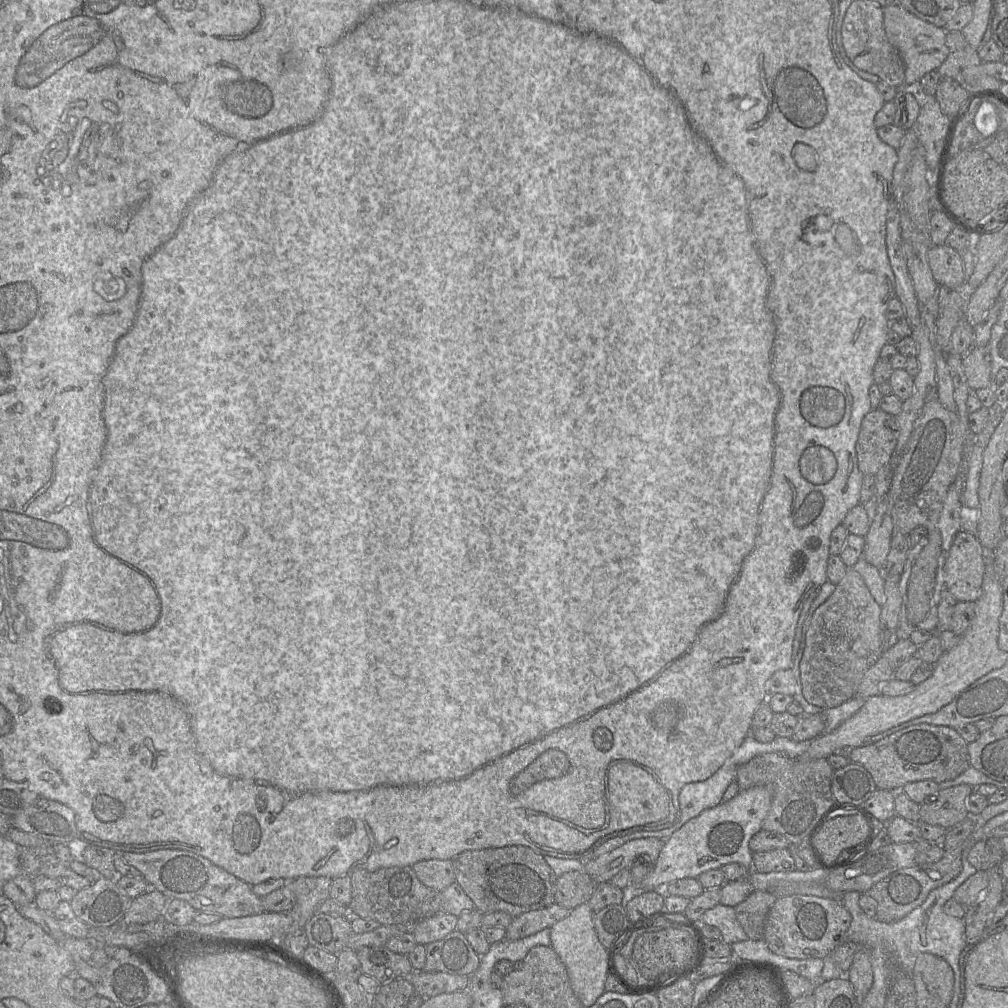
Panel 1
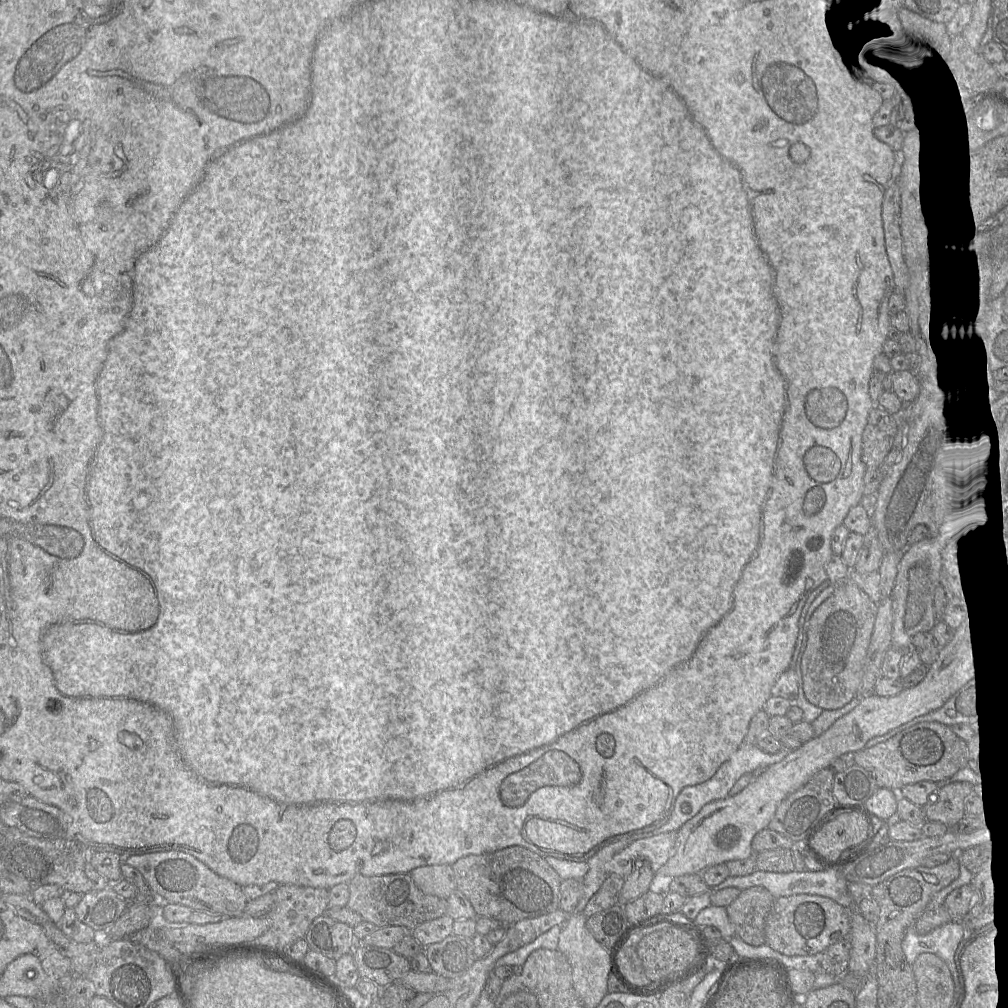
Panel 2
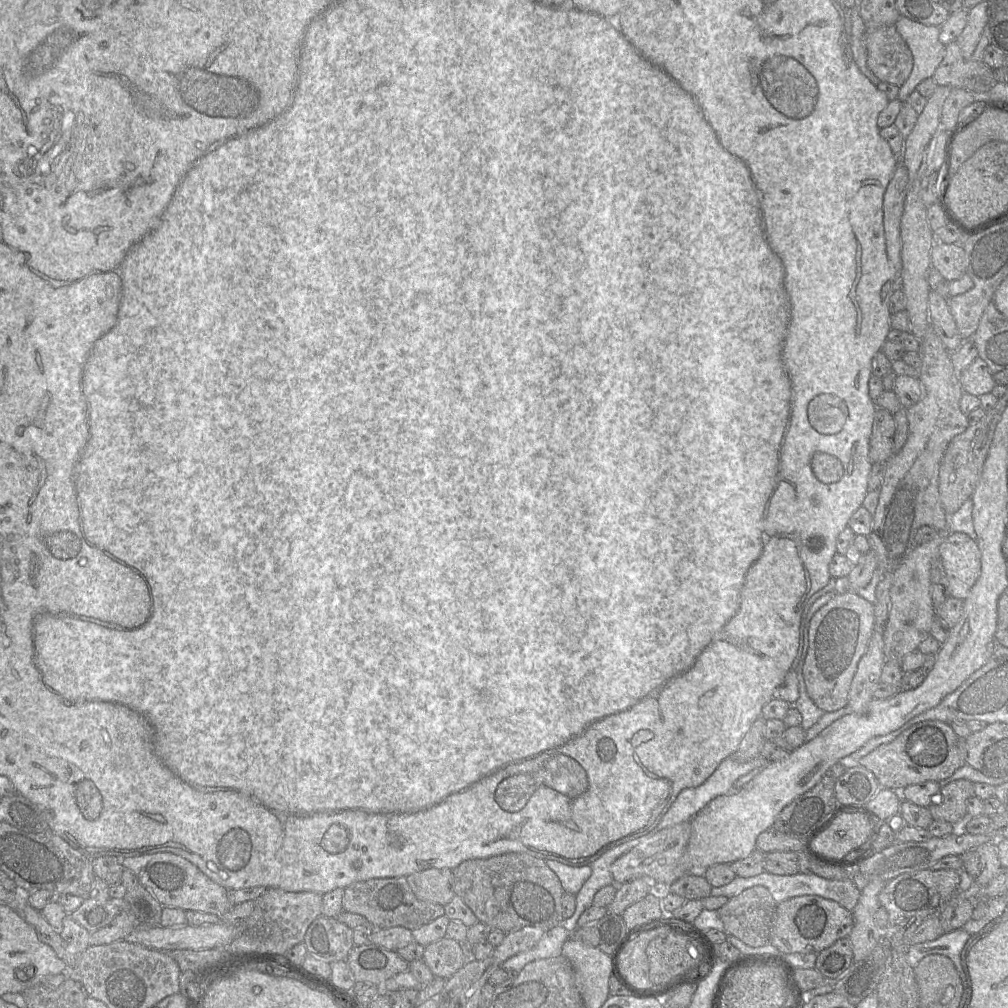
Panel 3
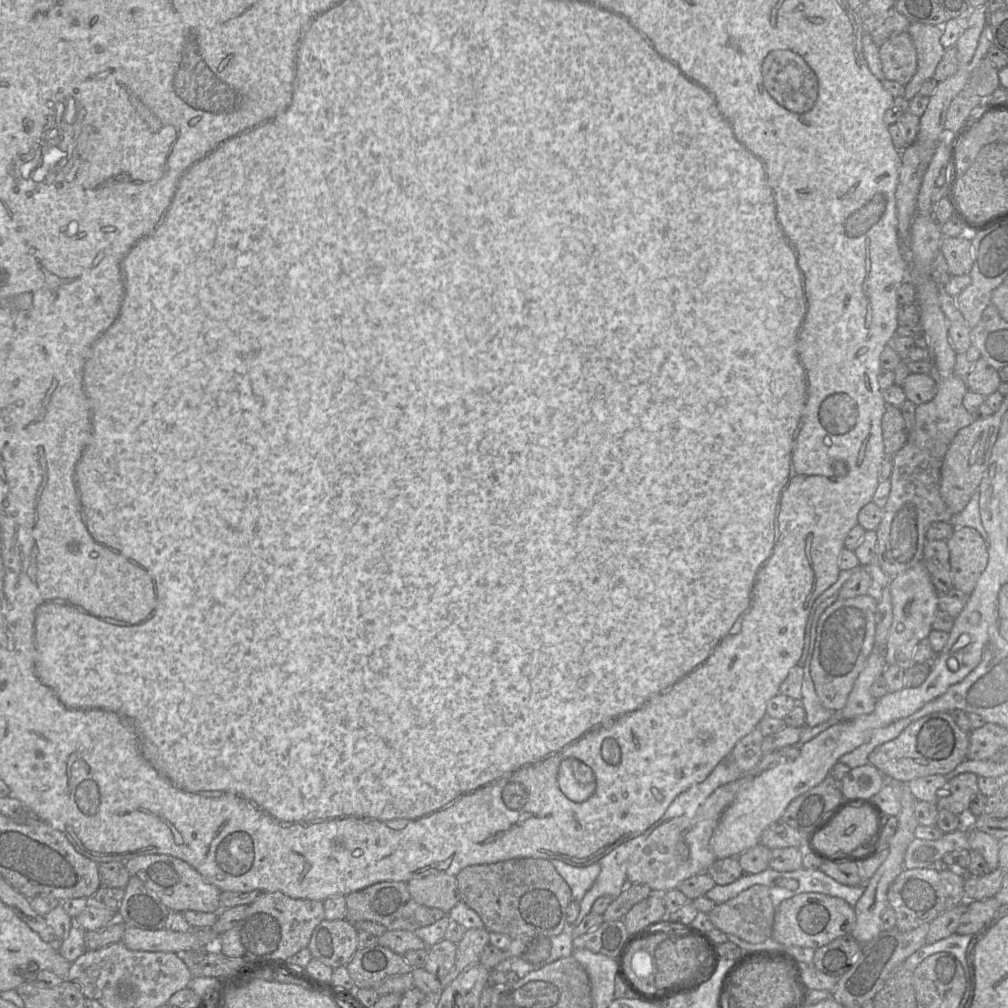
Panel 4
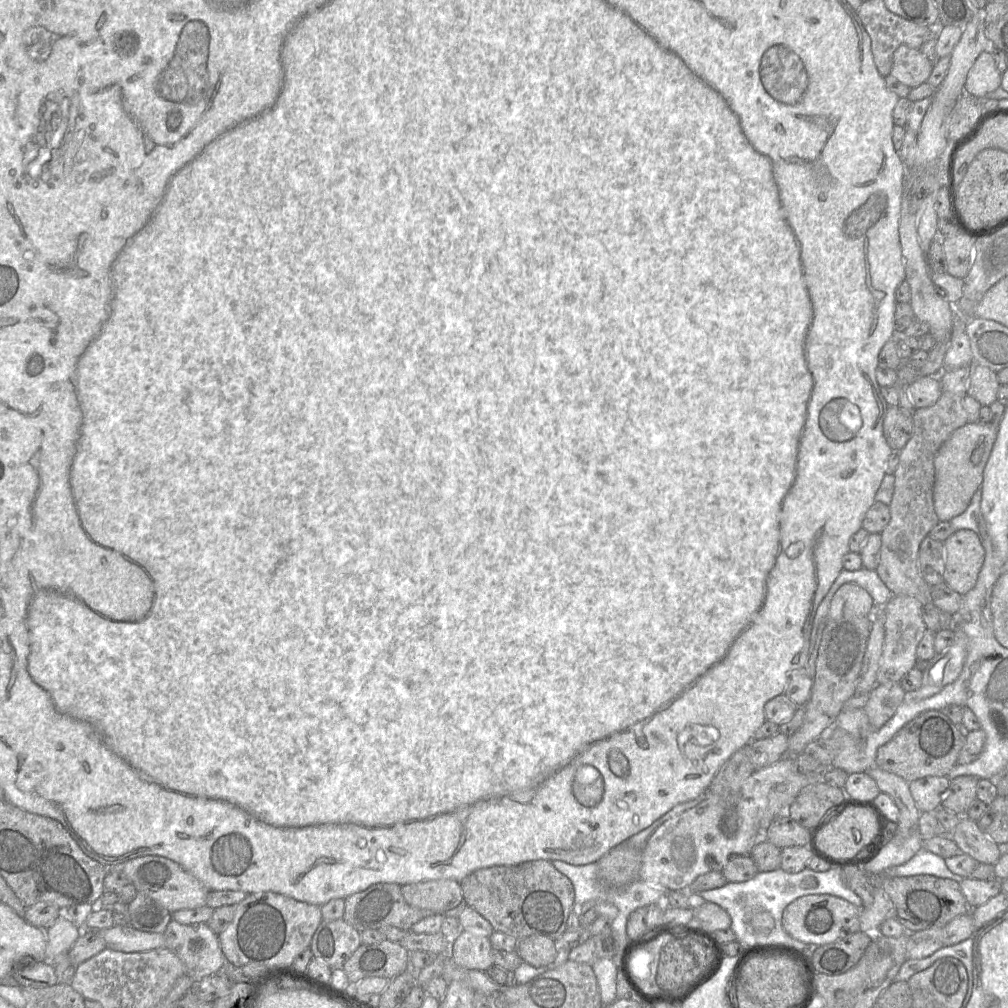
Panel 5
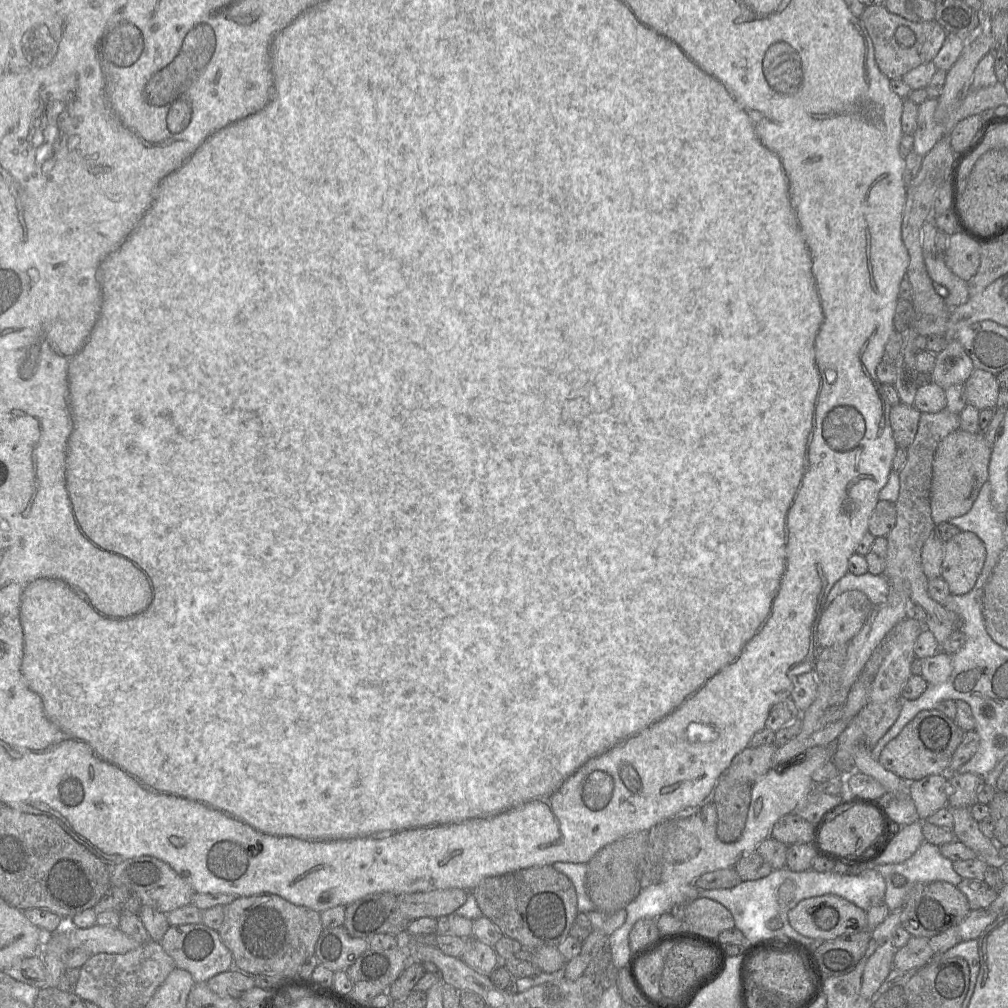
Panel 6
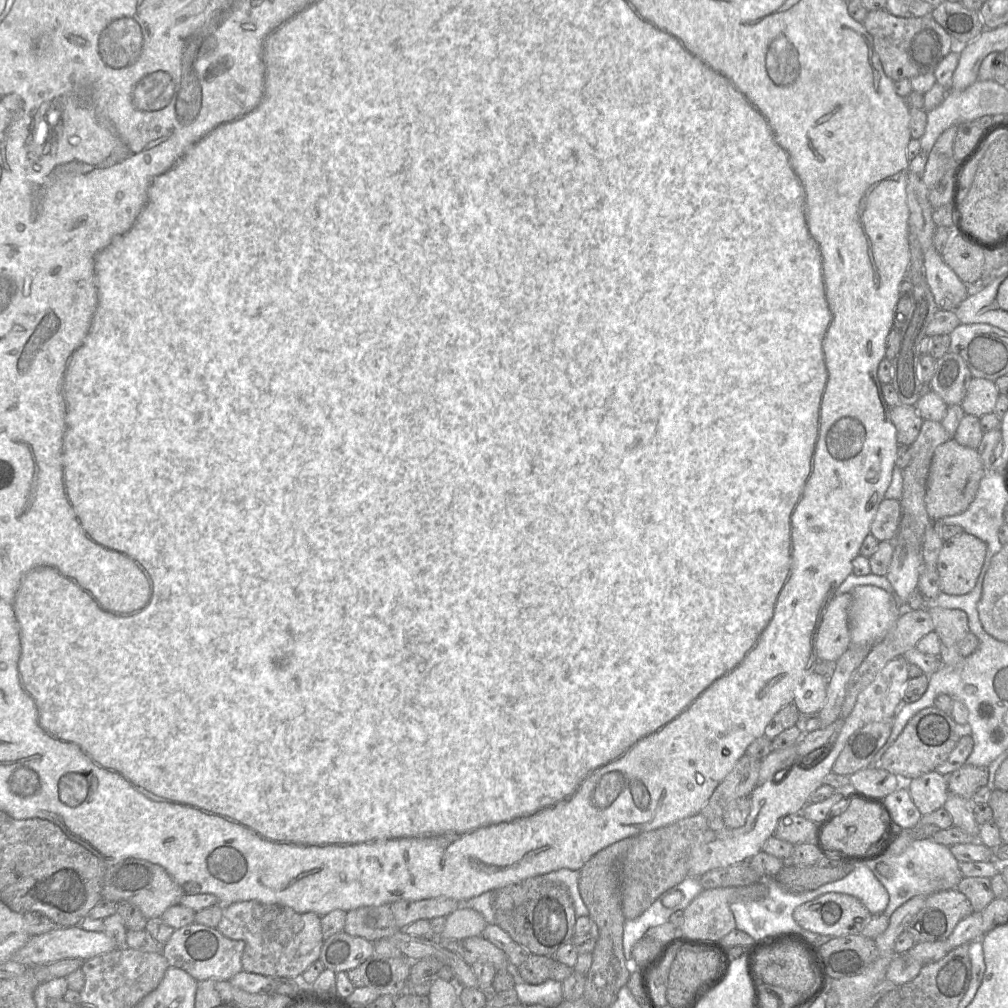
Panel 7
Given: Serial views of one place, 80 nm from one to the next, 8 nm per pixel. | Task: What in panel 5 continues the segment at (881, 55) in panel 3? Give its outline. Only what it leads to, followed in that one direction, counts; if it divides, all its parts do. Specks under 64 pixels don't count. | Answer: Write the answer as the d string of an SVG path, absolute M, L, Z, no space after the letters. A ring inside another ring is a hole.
M906 45L899 46L893 54L890 76L910 88L927 82L934 62L930 61L919 49Z

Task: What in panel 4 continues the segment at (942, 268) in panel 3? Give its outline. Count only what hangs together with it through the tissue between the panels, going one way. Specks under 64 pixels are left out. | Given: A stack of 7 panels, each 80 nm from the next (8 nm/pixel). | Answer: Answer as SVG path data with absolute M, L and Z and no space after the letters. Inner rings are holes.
M963 235L943 238L940 252L945 257L951 276L969 275L973 265L971 239Z

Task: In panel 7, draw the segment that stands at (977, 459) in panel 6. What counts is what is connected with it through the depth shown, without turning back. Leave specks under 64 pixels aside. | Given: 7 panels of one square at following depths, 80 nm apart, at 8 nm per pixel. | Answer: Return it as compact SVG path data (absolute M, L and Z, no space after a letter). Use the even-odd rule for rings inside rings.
M953 437L937 446L926 481L925 507L929 518L941 520L964 512L975 499L985 473L977 449L962 446Z

